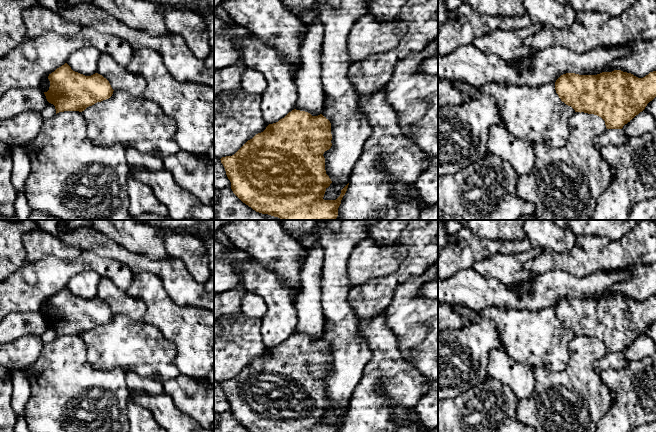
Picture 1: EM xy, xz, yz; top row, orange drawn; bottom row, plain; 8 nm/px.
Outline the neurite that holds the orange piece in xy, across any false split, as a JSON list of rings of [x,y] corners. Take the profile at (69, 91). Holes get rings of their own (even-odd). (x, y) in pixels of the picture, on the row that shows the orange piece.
[[[67,63],[49,74],[48,79],[50,87],[44,94],[47,101],[55,106],[56,114],[82,112],[97,102],[109,99],[114,91],[102,75],[85,76],[73,71]]]

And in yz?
[[[621,70],[597,75],[566,73],[556,80],[555,90],[561,101],[571,106],[575,112],[601,117],[607,129],[622,129],[656,97],[656,71],[643,78]]]

